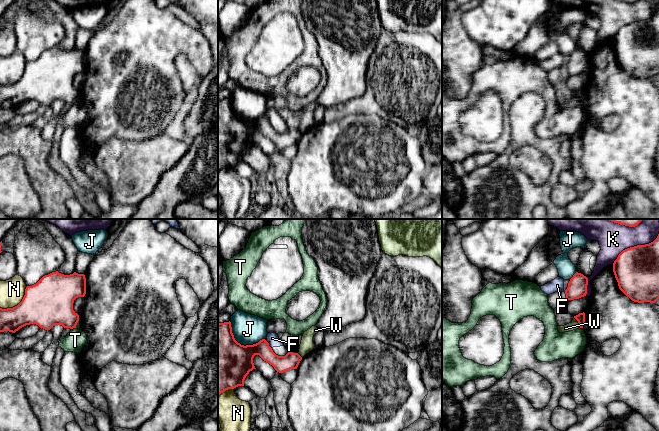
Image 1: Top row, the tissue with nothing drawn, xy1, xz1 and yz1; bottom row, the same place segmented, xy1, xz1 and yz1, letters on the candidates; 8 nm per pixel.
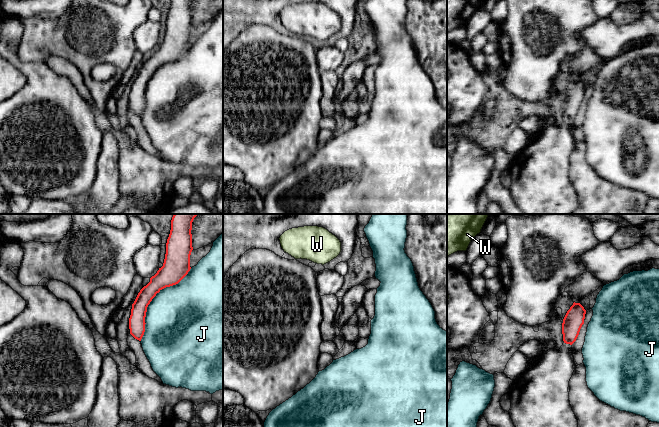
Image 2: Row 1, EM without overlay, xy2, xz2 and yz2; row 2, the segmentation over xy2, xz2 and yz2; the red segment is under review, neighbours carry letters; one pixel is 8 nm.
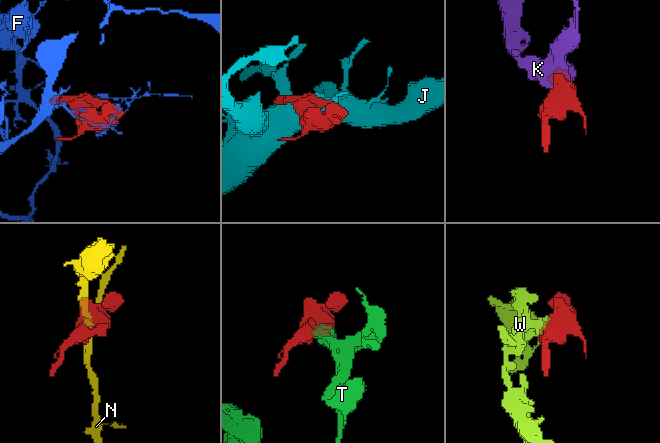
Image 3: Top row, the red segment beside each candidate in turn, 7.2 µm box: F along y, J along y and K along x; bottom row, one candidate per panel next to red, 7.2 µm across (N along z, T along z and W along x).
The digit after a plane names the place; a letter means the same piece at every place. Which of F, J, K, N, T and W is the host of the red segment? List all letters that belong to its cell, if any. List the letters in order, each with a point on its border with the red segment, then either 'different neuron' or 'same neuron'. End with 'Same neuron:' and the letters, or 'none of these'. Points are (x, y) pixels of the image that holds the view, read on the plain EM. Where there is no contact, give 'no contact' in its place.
F: contact xz1 (268, 121); different neuron
J: contact xy2 (151, 76); different neuron
K: contact yz1 (635, 22); different neuron
N: contact xy1 (18, 80); different neuron
T: contact xy1 (73, 103); different neuron
W: contact yz1 (578, 98); different neuron
Same neuron: none of these

